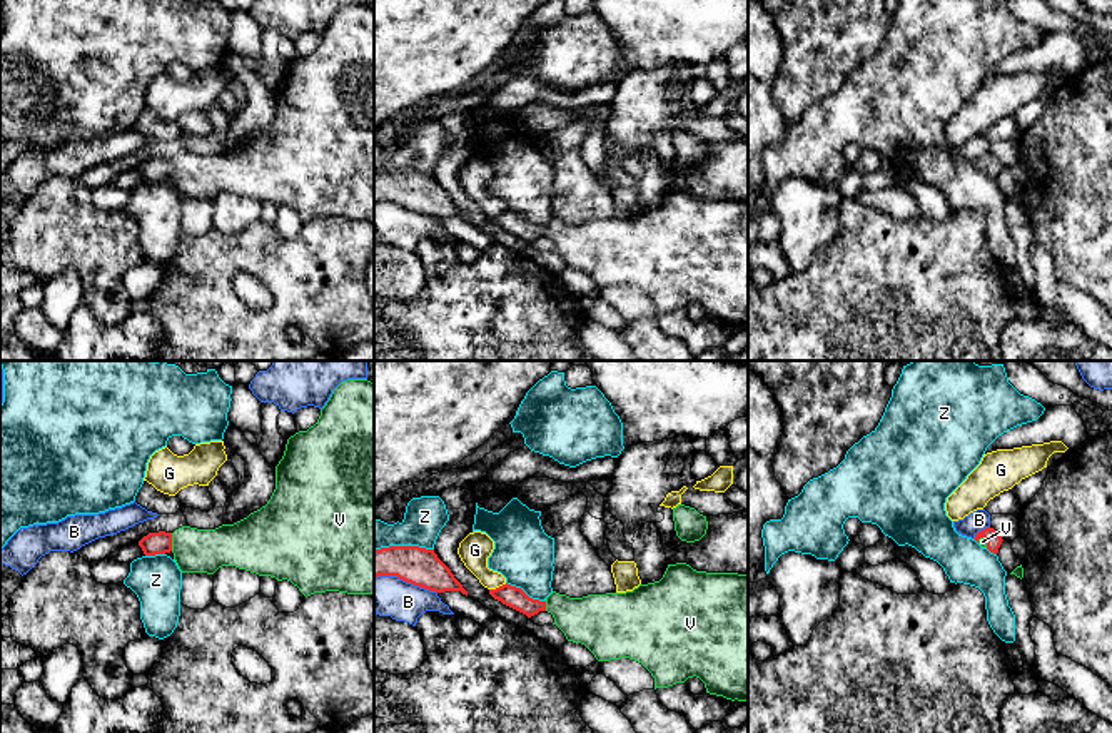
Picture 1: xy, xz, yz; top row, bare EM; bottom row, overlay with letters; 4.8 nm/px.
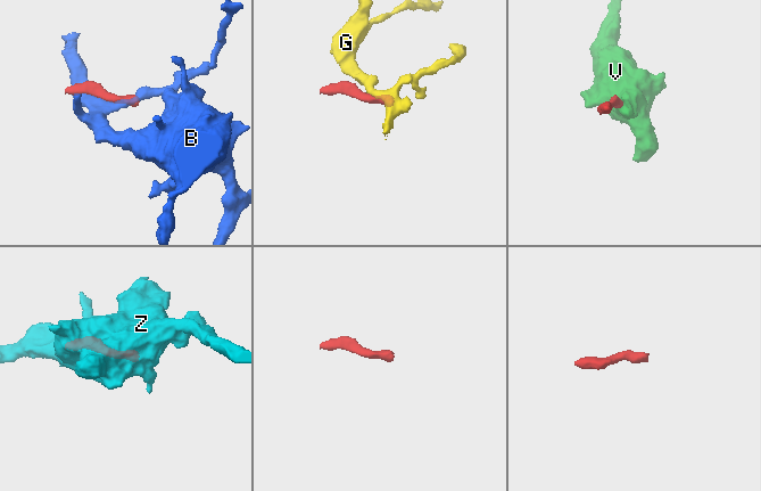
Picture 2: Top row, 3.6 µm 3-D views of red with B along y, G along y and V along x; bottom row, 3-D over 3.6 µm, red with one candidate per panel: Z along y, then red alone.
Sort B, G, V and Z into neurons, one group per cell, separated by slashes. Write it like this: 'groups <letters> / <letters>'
groups B / G / V / Z

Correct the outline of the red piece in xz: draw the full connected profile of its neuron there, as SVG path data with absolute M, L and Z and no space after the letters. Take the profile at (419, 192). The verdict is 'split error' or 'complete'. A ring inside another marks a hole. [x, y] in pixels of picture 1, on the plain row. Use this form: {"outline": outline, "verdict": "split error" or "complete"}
{"outline": "M419 172L374 175L374 204L377 202L397 202L406 209L429 217L461 217L468 222L468 217L437 184L434 175Z", "verdict": "complete"}

